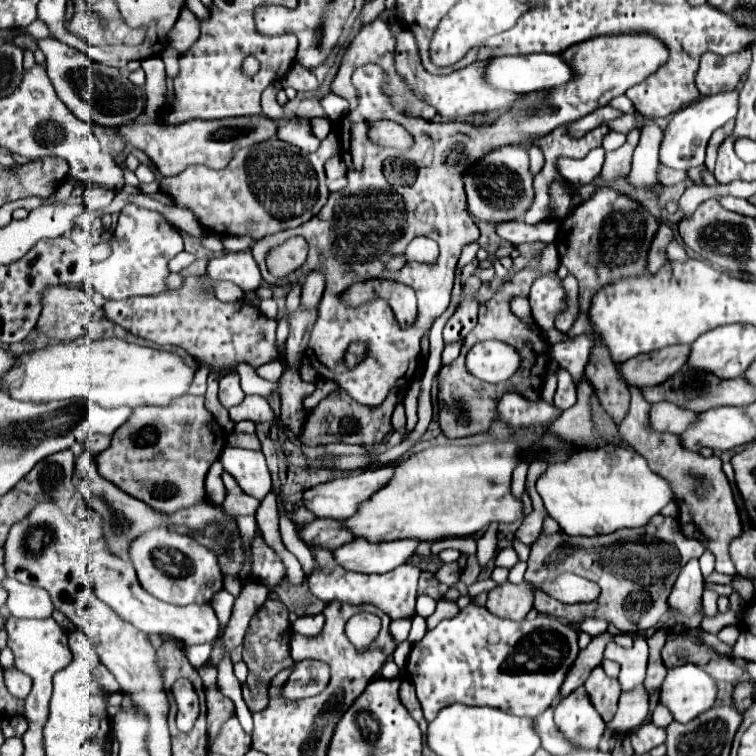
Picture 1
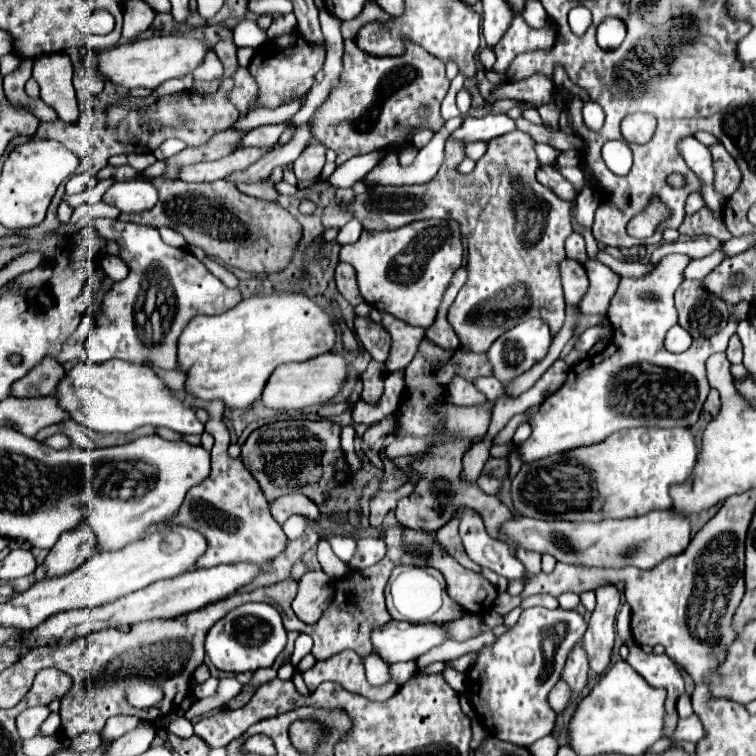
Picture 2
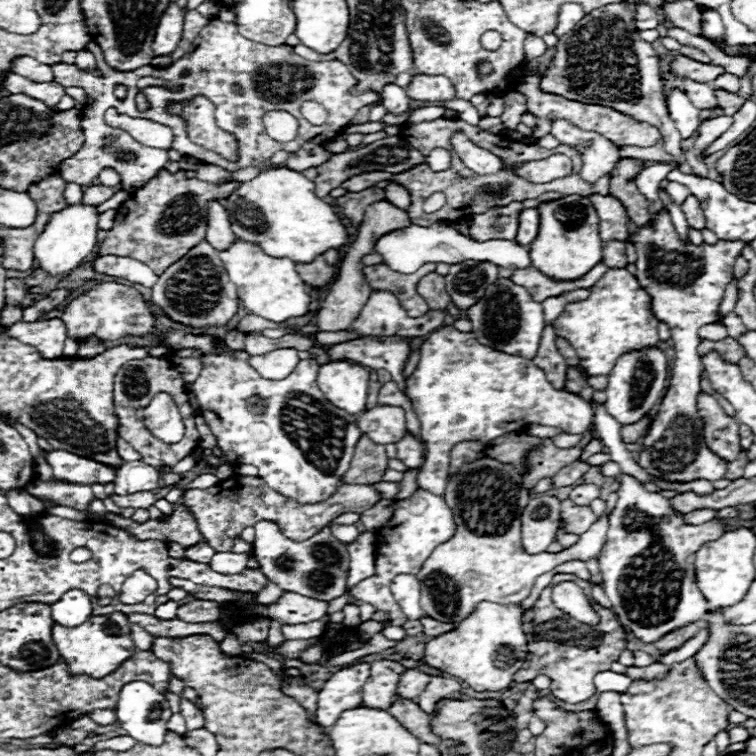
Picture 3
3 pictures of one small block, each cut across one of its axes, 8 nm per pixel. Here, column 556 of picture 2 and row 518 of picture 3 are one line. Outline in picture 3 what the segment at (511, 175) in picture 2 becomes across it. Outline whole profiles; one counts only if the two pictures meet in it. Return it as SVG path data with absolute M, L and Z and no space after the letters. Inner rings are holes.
M232 476L224 482L220 482L218 486L212 486L208 490L196 490L196 498L194 496L186 496L184 504L192 510L192 514L196 516L198 528L202 538L216 550L216 552L230 552L234 538L246 528L246 526L254 526L260 520L272 520L276 522L282 532L292 538L292 540L306 540L310 536L314 536L320 528L324 528L326 524L330 524L332 518L344 514L344 512L356 512L362 514L368 508L372 508L376 502L380 500L378 492L372 486L360 486L360 484L342 484L338 486L336 494L332 494L332 498L318 502L318 504L298 504L278 492L274 492L272 488L268 488L262 478L258 476Z

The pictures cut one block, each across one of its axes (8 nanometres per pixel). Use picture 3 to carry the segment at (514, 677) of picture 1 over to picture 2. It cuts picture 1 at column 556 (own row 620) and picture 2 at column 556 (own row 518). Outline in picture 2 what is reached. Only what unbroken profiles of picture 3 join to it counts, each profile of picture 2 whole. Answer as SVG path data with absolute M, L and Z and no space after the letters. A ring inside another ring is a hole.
M528 608L520 614L520 620L502 636L498 636L492 644L484 646L478 652L478 660L472 668L472 674L466 674L466 692L476 708L476 712L488 722L488 712L494 720L494 734L504 740L518 746L532 746L536 740L548 736L554 730L556 724L556 712L548 704L548 694L554 688L554 684L560 680L562 668L566 664L566 656L570 648L582 640L584 636L584 620L574 610L548 610L548 608Z

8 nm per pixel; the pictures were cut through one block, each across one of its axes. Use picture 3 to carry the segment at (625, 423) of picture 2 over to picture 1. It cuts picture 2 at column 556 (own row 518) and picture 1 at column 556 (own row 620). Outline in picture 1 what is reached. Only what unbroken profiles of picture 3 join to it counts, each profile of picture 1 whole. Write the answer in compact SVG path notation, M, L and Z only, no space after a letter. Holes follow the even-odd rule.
M556 368L556 376L558 376L558 390L556 390L556 396L554 396L554 404L562 410L570 408L576 404L576 388L574 388L574 382L570 378L570 374L564 370L564 368Z

